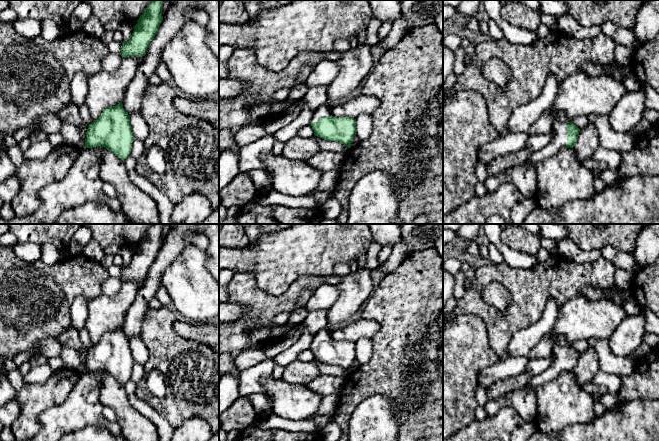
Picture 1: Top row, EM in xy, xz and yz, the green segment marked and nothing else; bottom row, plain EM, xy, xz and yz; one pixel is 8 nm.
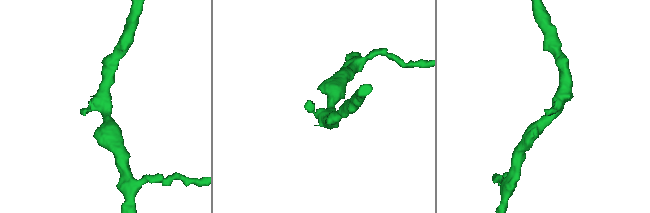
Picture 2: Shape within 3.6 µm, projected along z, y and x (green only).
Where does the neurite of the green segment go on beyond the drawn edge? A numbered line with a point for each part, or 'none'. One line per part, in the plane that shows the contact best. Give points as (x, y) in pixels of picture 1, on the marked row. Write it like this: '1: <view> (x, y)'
1: yz (559, 140)

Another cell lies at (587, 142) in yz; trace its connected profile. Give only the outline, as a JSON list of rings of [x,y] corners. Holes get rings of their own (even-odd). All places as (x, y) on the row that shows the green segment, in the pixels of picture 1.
[[[589,122],[585,128],[580,130],[576,143],[573,146],[576,161],[583,165],[585,160],[593,157],[595,150],[599,146],[599,134],[597,129],[594,122]]]

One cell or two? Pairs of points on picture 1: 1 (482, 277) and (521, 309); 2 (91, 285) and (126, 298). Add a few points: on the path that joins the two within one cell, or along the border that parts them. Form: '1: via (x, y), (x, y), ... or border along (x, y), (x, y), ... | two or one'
1: via (495, 276), (502, 276), (521, 296) | one
2: border along (102, 293), (88, 302) | two

